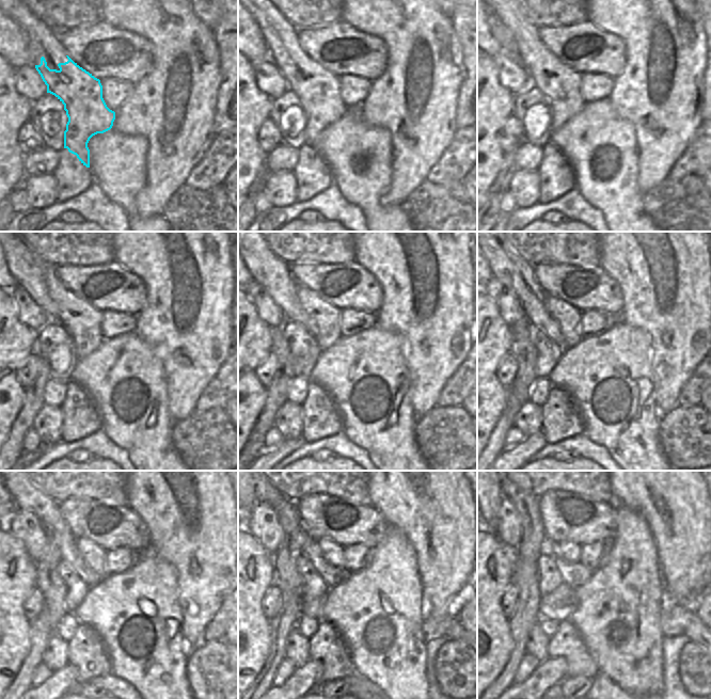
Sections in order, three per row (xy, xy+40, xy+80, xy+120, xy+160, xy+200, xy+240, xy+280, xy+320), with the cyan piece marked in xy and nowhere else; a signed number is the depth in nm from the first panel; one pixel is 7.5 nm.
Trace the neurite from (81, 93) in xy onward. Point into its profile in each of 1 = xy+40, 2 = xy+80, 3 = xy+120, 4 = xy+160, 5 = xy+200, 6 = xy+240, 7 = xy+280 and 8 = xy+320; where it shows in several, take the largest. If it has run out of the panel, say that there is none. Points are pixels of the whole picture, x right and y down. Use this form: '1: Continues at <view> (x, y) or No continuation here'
1: Continues at xy+40 (318, 90)
2: Continues at xy+80 (561, 85)
3: Continues at xy+120 (81, 320)
4: Continues at xy+160 (328, 317)
5: Continues at xy+200 (568, 317)
6: Continues at xy+240 (93, 555)
7: Continues at xy+280 (333, 553)
8: Continues at xy+320 (570, 552)

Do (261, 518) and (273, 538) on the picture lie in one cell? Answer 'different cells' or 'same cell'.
same cell

